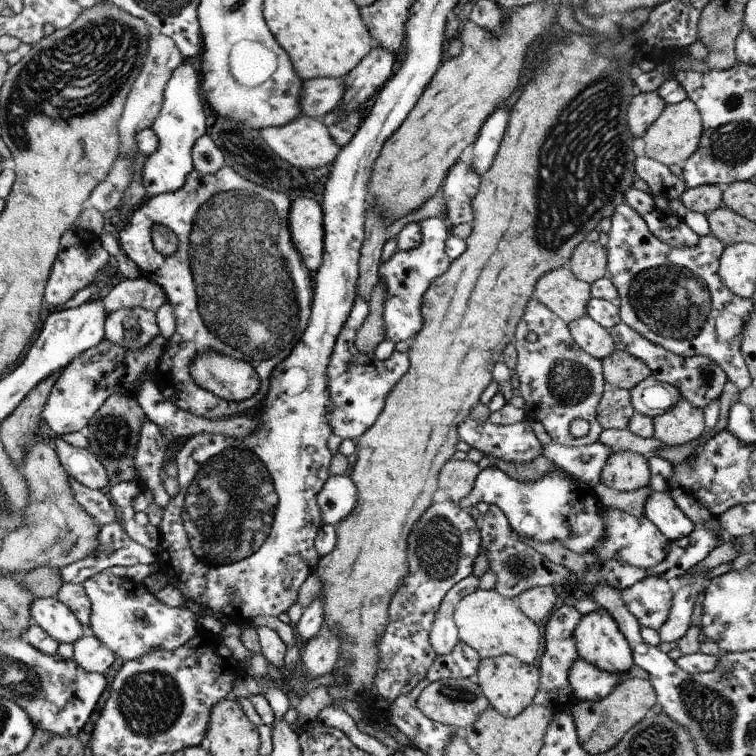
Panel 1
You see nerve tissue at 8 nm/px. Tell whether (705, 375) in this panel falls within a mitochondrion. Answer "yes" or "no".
yes

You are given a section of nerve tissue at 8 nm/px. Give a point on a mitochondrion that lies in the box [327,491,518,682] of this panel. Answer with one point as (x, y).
(437, 546)

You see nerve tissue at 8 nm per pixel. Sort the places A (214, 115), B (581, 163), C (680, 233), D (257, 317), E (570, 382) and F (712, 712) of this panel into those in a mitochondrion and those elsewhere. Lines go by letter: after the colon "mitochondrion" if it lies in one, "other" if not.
A: other
B: mitochondrion
C: other
D: mitochondrion
E: mitochondrion
F: mitochondrion

